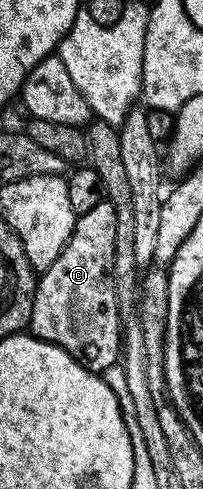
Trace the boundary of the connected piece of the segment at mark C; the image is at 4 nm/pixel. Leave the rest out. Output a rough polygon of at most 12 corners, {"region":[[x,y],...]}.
{"region":[[117,210],[77,217],[30,331],[90,372],[121,356]]}

